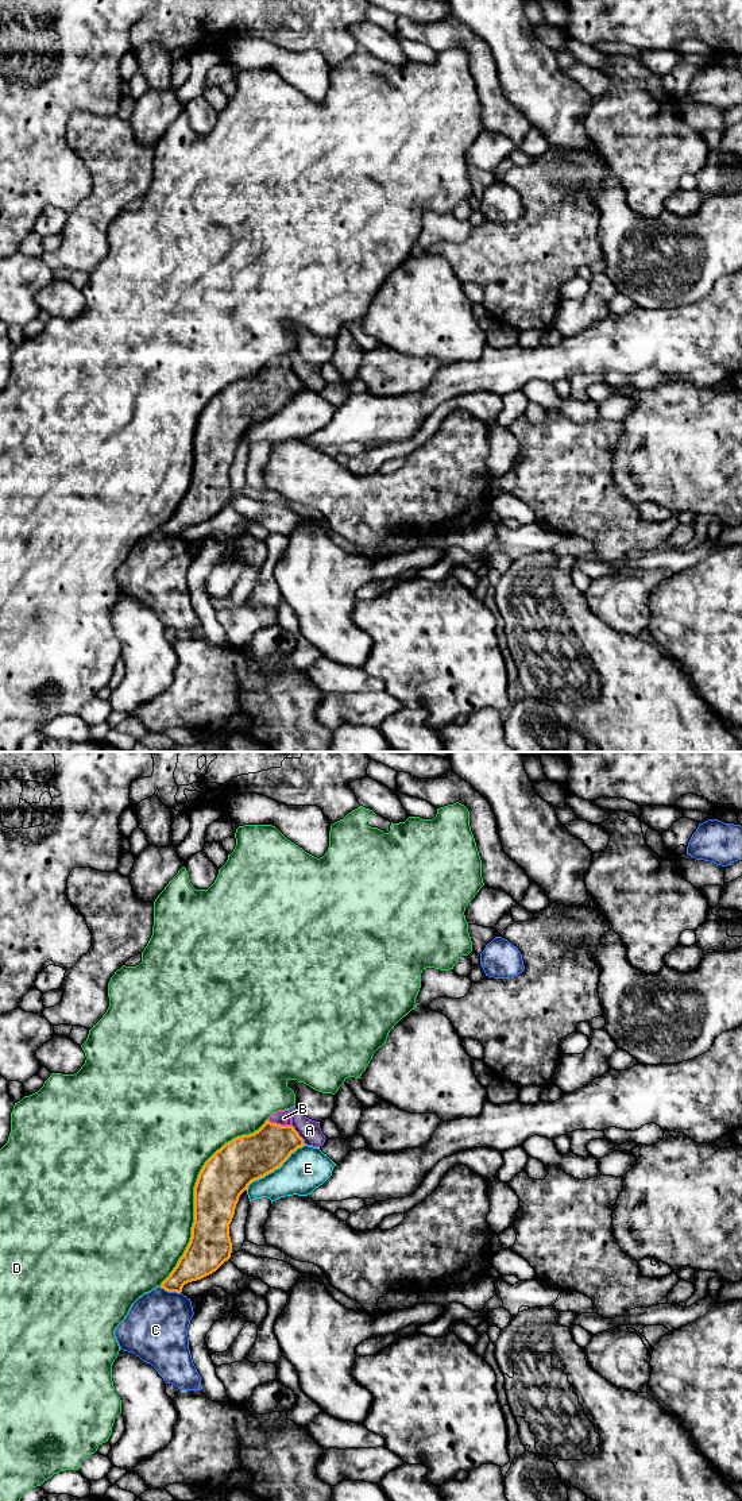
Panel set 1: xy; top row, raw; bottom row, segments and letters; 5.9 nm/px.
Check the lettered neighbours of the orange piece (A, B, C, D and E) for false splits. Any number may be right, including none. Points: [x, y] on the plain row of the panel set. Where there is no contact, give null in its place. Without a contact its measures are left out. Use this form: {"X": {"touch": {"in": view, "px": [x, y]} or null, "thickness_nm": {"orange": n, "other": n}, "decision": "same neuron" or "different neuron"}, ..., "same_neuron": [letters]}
{"A": {"touch": {"in": "xy", "px": [297, 378]}, "thickness_nm": {"orange": 260, "other": 130}, "decision": "different neuron"}, "B": {"touch": {"in": "xy", "px": [279, 369]}, "thickness_nm": {"orange": 260, "other": 90}, "decision": "same neuron"}, "C": {"touch": {"in": "xy", "px": [170, 535]}, "thickness_nm": {"orange": 200, "other": 380}, "decision": "different neuron"}, "D": {"touch": {"in": "xy", "px": [194, 438]}, "thickness_nm": {"orange": 280, "other": 500}, "decision": "different neuron"}, "E": {"touch": {"in": "xy", "px": [275, 412]}, "thickness_nm": {"orange": 280, "other": 260}, "decision": "different neuron"}, "same_neuron": ["B"]}

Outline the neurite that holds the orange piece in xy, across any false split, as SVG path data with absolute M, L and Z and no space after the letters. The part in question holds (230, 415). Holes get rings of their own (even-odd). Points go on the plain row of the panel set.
M289 354L274 356L254 378L241 379L225 387L202 410L194 431L194 467L190 486L170 520L161 532L181 537L185 528L201 524L216 516L231 502L229 468L240 439L248 429L281 412L304 383L291 370Z

